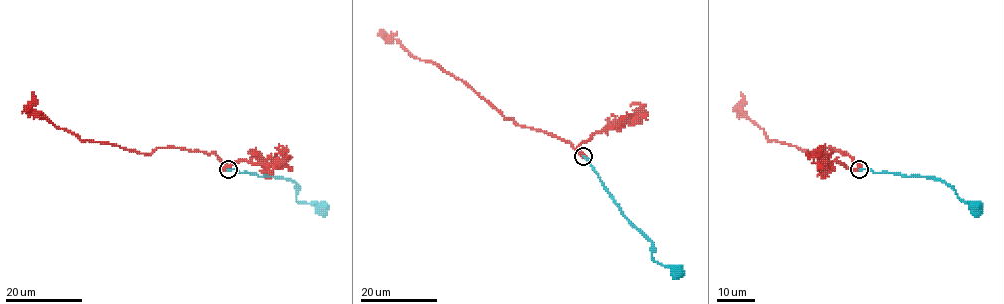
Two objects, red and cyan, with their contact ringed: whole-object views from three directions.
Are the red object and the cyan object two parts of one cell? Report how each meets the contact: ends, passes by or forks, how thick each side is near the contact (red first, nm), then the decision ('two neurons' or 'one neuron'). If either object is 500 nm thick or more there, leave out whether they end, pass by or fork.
red passes by; cyan ends there; 320 nm thick on the red side, 200 nm on the other; one neuron

